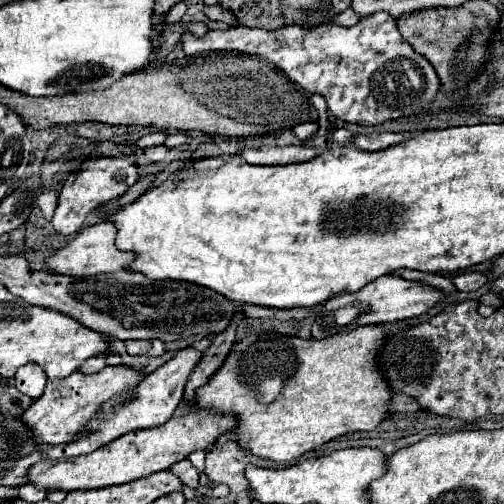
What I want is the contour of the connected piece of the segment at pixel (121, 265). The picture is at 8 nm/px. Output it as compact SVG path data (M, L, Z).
M110 221L96 223L84 229L82 233L78 233L74 239L70 239L62 249L46 255L44 265L50 273L60 273L60 275L70 275L70 277L88 277L88 275L128 269L128 265L134 259L134 253L118 251L114 245L114 239L116 239L116 227Z

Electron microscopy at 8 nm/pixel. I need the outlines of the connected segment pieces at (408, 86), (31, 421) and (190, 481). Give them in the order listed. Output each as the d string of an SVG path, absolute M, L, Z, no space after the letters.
M386 11L362 17L354 27L324 23L310 29L288 25L266 31L240 25L226 31L208 29L202 37L186 33L180 43L186 55L208 51L260 55L308 93L322 95L334 117L348 123L358 123L362 127L376 127L384 121L410 117L426 109L440 87L440 79L430 61L402 39L396 29L396 19Z
M104 367L96 375L84 375L84 373L72 373L66 379L56 379L46 383L46 391L40 399L32 401L32 405L24 411L22 421L34 429L36 441L46 445L60 445L70 443L72 437L78 437L80 429L88 423L88 419L94 417L96 409L104 401L108 401L114 395L130 393L130 389L144 379L144 373L132 369L132 367Z
M188 459L172 465L170 471L172 471L176 477L180 477L180 481L182 481L186 487L198 489L198 485L200 485L200 483L198 483L198 471L196 471L196 467L194 467Z

